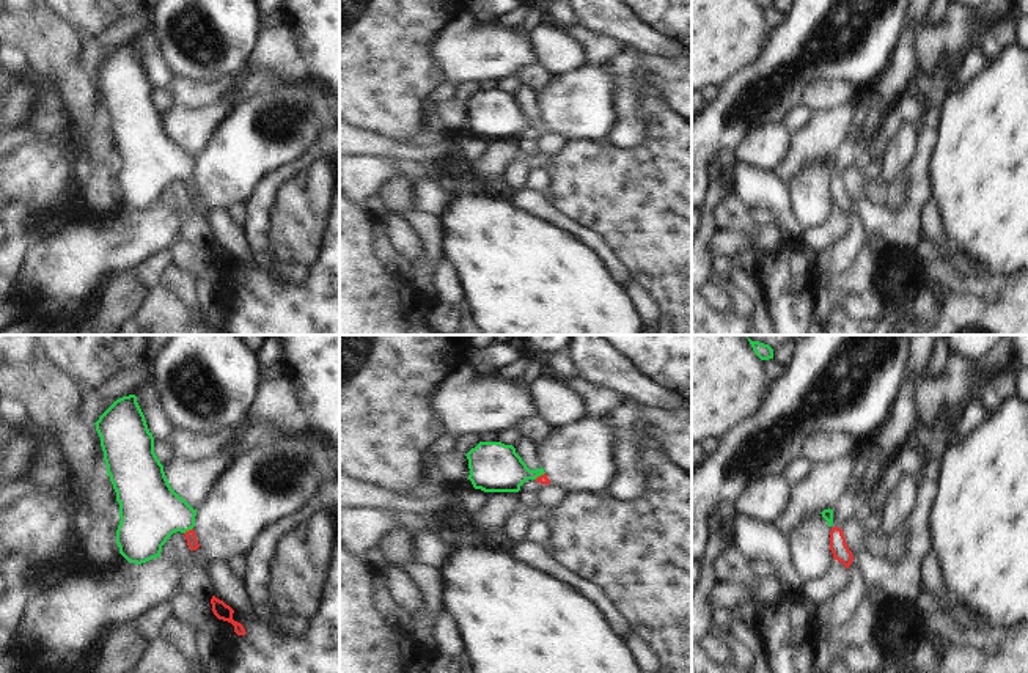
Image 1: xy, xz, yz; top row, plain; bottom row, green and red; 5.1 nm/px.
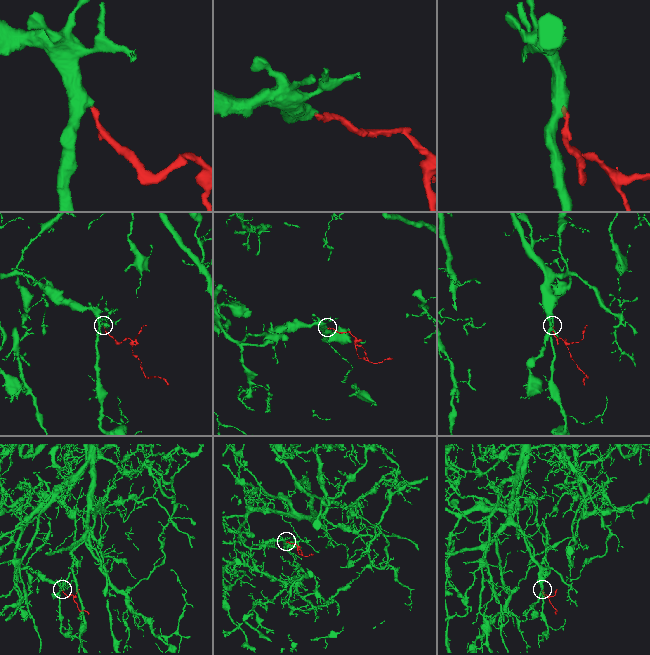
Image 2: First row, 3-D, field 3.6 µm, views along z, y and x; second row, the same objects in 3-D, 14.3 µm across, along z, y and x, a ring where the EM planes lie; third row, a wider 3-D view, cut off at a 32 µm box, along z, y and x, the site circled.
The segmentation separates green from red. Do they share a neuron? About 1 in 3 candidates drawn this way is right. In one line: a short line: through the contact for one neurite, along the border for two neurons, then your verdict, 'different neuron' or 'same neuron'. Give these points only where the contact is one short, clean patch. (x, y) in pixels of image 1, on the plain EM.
line xy (151, 159), (170, 161), (187, 178), (190, 184); same neuron

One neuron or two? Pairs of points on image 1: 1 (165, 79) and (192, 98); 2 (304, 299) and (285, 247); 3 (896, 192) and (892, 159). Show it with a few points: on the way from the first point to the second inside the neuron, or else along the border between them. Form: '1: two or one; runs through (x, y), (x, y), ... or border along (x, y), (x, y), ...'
1: two; border along (176, 77), (168, 88)
2: two; border along (272, 225), (272, 253), (280, 261)
3: two; border along (904, 175), (887, 192), (877, 183)

